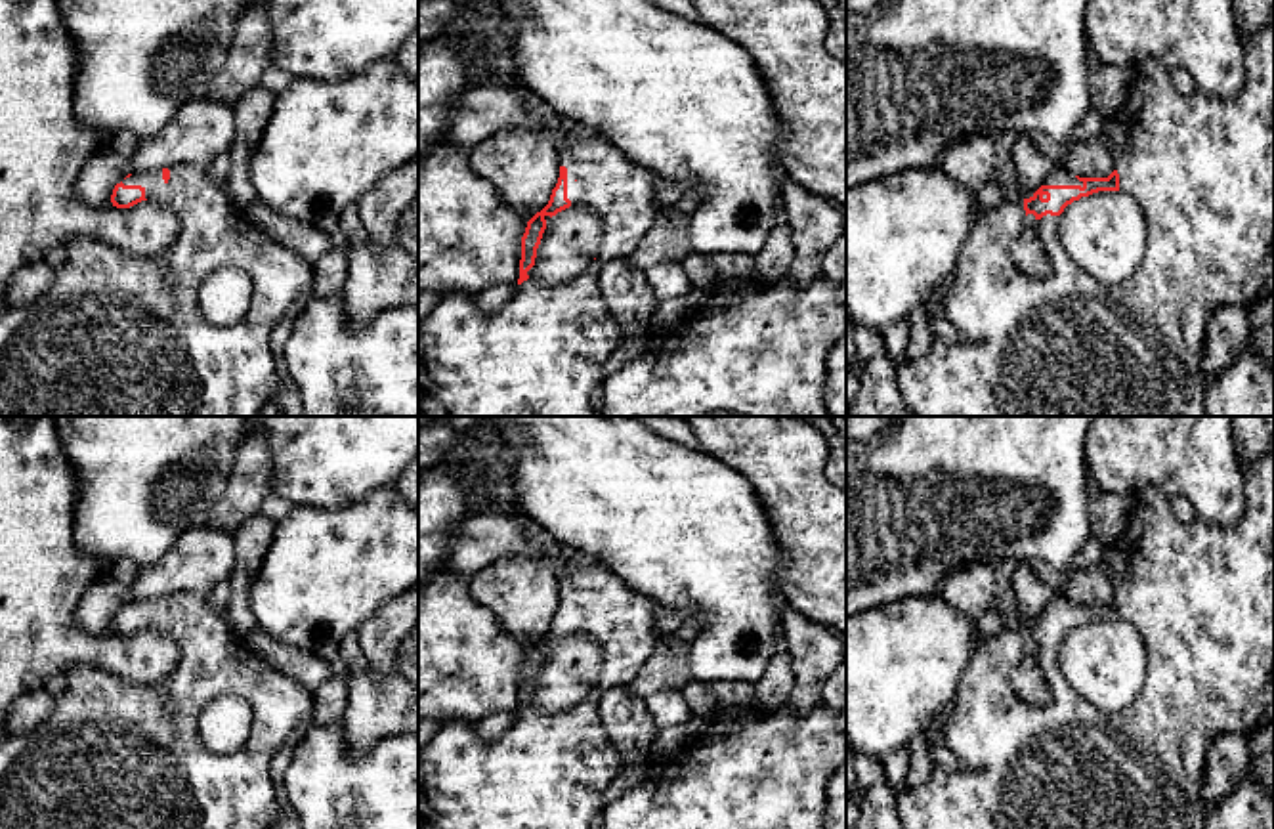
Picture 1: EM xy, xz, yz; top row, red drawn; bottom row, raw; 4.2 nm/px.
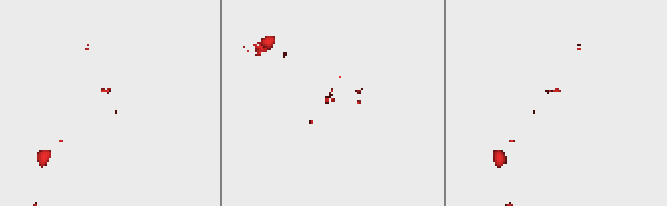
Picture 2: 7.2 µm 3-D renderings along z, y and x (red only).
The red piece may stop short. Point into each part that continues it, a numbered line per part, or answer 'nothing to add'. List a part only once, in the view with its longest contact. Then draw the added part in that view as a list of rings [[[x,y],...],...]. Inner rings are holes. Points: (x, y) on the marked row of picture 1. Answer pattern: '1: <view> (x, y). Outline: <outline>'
1: yz (1057, 178). Outline: [[[1060,170],[1060,172],[1052,172],[1043,185],[1081,185],[1083,181],[1079,181],[1075,176]]]

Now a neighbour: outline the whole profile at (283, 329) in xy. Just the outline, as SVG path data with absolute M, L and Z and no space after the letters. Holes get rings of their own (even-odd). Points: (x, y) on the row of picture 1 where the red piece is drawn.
M313 288L302 292L288 308L288 311L283 315L283 319L275 325L271 332L271 348L275 355L281 359L285 344L288 336L292 334L294 321L298 315L309 306L309 302L315 298Z

